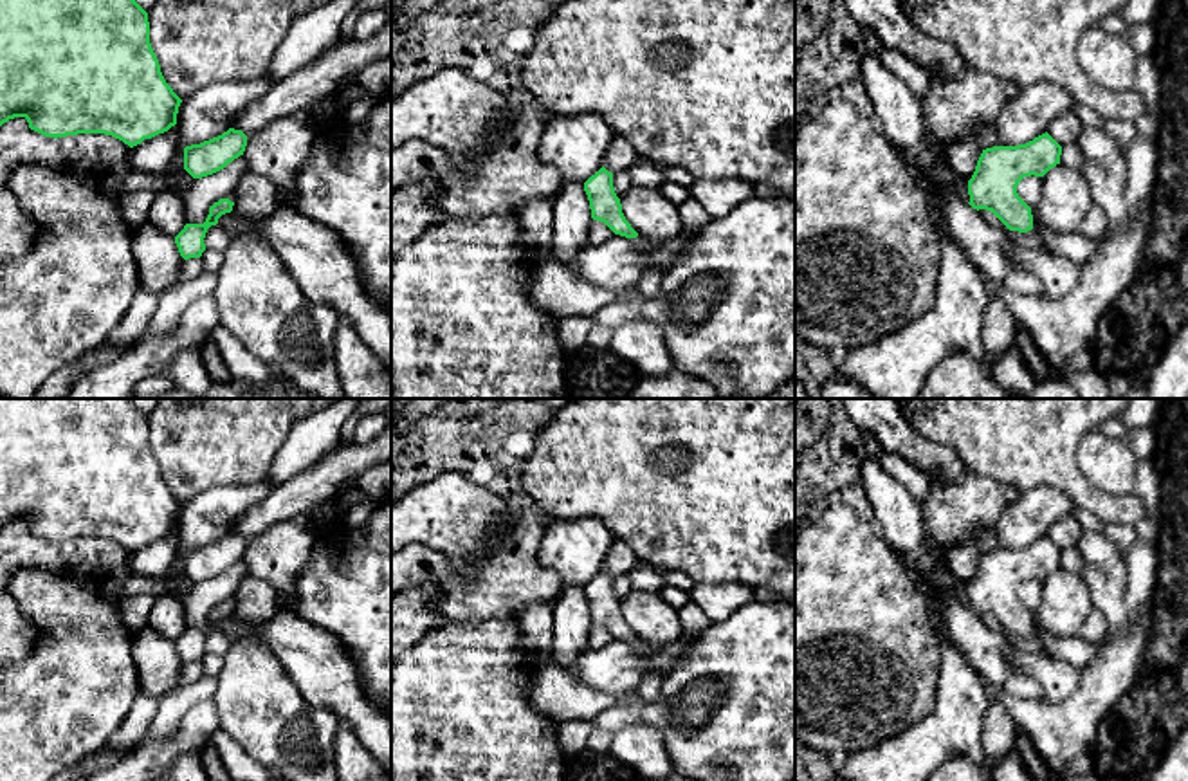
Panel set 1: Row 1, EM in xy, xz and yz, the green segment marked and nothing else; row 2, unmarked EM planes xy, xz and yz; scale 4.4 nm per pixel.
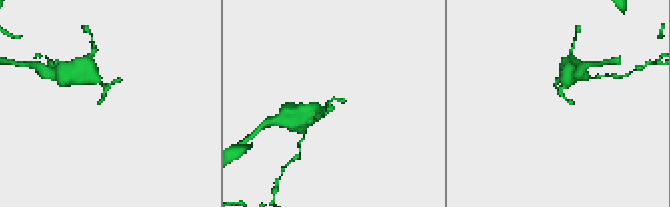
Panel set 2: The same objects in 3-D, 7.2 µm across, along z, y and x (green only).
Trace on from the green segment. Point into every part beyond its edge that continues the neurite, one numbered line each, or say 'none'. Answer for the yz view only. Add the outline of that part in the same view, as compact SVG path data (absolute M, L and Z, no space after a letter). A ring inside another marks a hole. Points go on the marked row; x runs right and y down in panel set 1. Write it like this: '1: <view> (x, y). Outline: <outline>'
none

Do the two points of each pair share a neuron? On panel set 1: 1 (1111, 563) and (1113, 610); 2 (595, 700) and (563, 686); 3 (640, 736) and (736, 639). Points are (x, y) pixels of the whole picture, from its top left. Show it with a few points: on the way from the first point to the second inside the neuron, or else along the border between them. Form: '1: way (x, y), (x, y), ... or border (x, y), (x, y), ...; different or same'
1: way (1111, 574), (1111, 599); same
2: way (588, 700), (577, 700), (570, 693); same
3: border (613, 733), (648, 724), (673, 762); different

